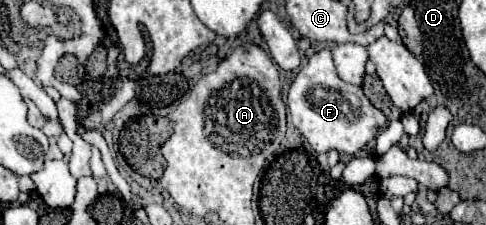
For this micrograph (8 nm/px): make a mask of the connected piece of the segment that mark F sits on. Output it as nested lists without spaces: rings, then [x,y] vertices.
[[[329,49],[315,53],[301,67],[287,93],[287,109],[291,115],[291,123],[303,133],[303,137],[319,155],[333,149],[339,153],[355,155],[369,141],[373,141],[379,129],[387,123],[383,111],[371,105],[361,87],[349,85],[339,79]]]

